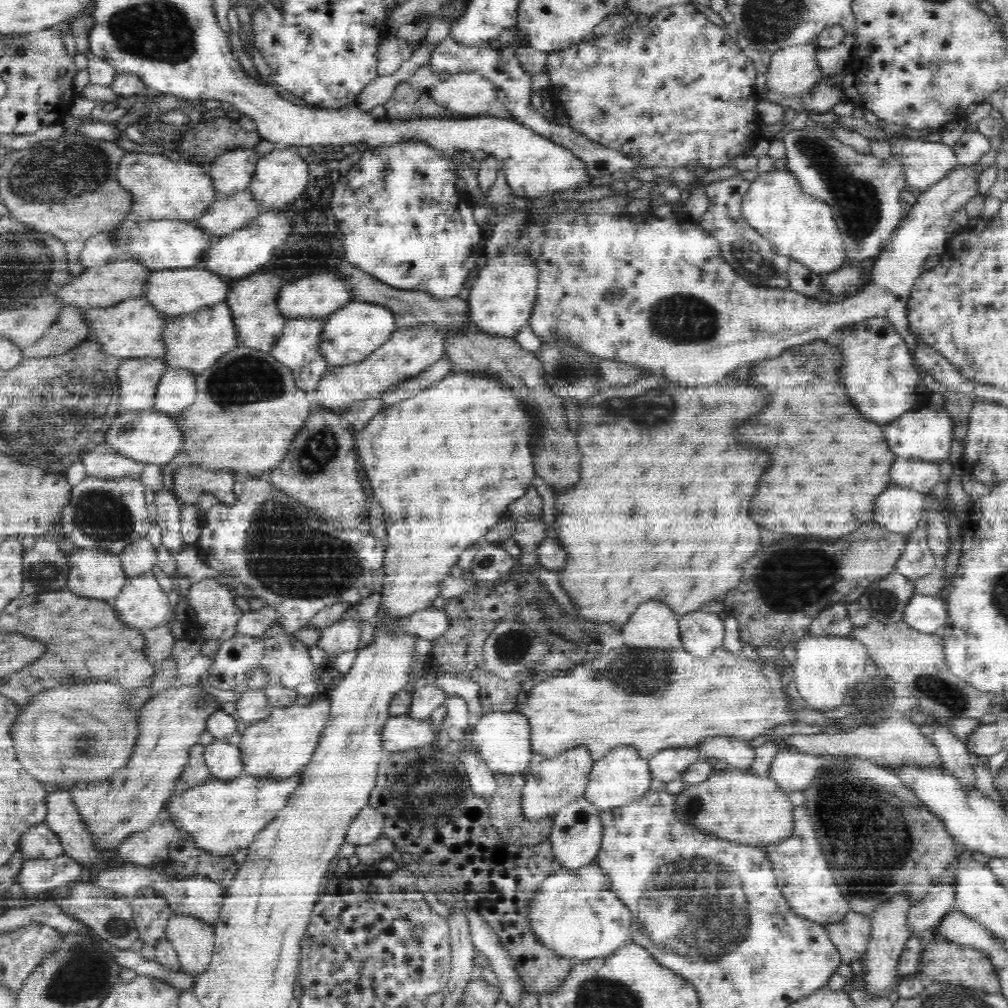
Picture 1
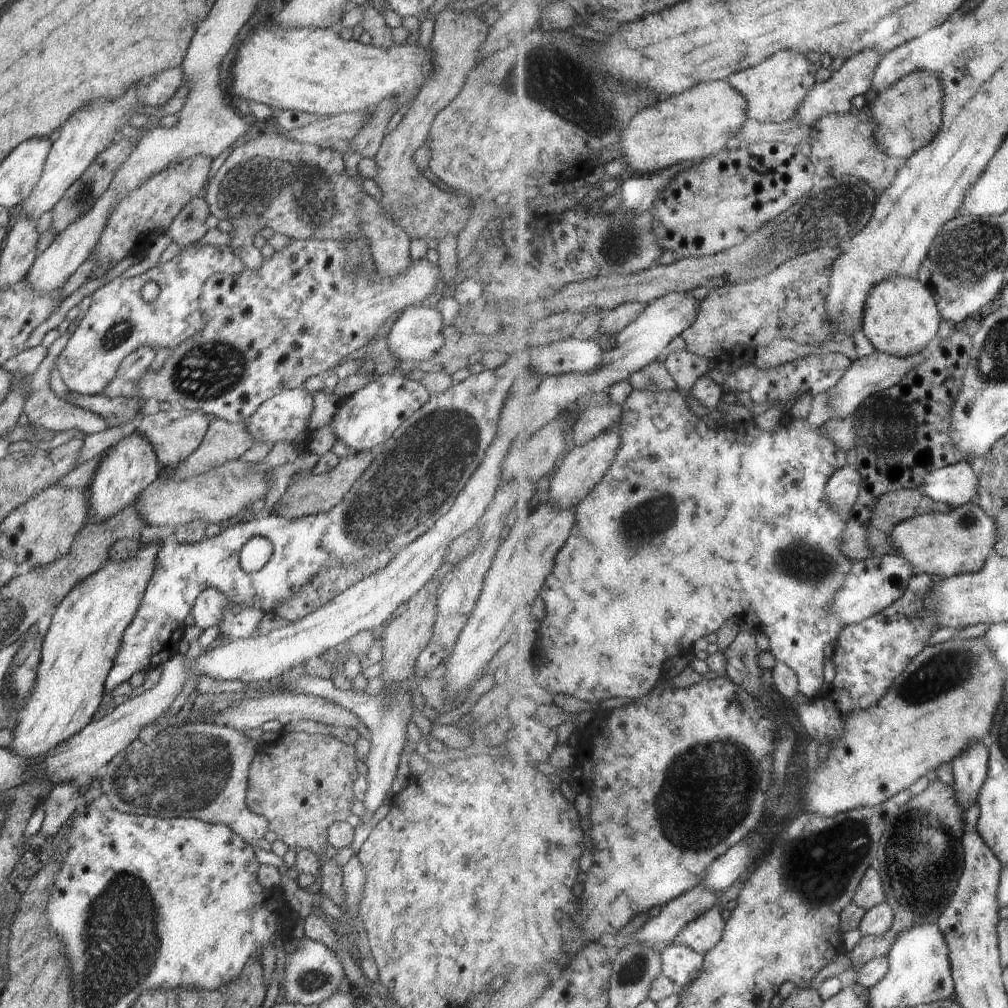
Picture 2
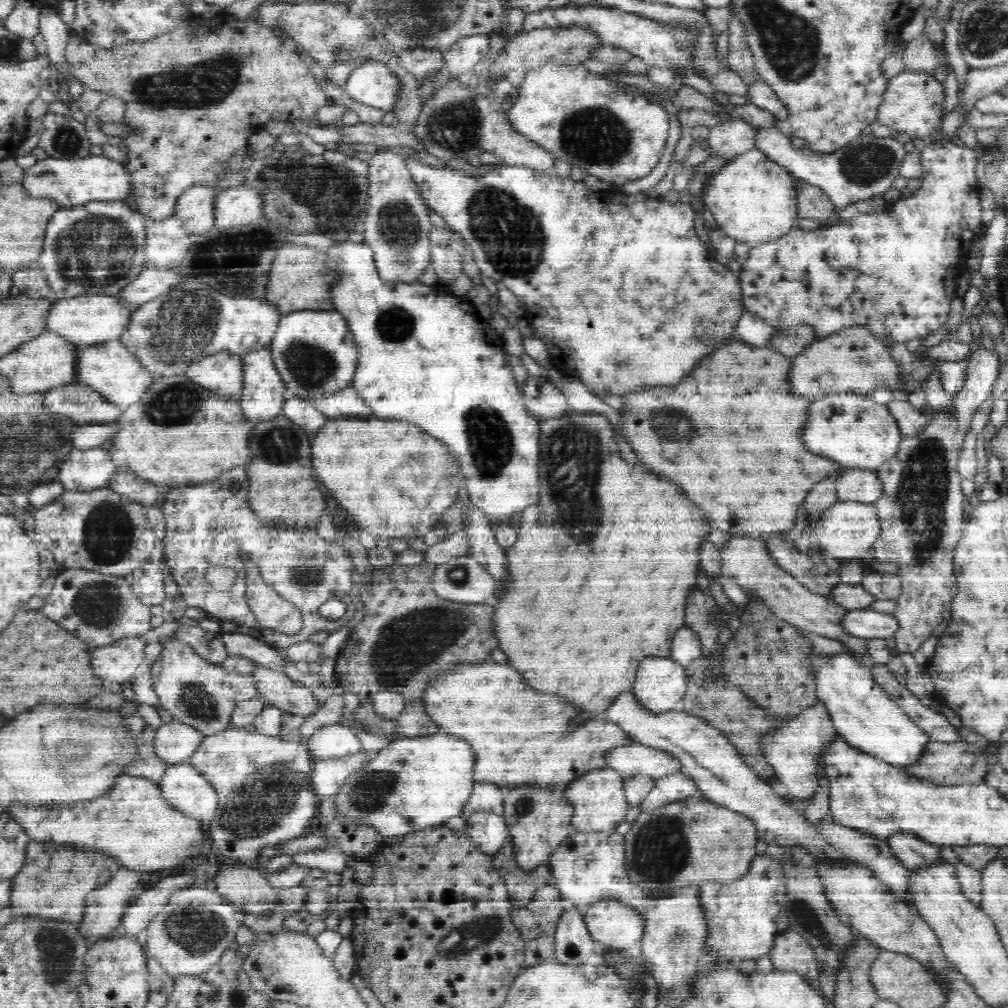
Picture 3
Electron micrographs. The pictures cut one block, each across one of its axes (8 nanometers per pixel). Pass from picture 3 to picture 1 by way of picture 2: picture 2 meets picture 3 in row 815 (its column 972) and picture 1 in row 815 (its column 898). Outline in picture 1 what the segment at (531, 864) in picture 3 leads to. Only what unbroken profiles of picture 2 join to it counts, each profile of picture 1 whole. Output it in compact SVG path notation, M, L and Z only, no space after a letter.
M576 746L560 752L558 756L534 763L524 772L525 787L522 791L523 814L528 818L542 818L553 815L564 804L576 800L585 794L585 788L590 780L590 773L594 760L590 756L588 746Z

